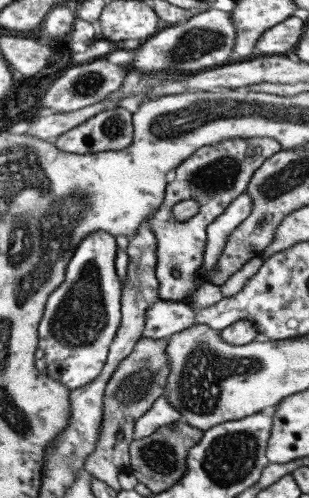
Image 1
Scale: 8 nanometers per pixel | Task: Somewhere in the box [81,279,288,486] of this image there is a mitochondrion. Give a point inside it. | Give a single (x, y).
(202, 386)

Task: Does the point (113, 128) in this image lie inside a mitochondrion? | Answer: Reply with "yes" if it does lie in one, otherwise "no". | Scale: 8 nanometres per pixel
yes

